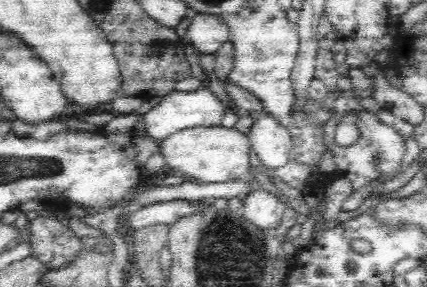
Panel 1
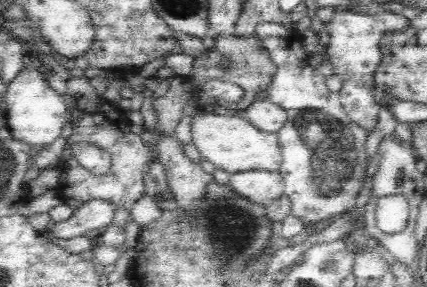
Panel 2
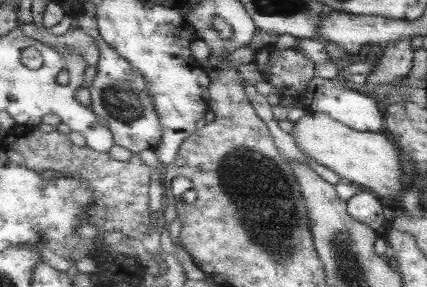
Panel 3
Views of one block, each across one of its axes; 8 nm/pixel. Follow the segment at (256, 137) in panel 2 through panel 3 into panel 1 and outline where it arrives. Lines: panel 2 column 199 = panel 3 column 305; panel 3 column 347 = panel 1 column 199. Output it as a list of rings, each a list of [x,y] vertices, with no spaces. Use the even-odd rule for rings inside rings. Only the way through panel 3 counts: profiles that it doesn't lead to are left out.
[[[222,126],[216,128],[188,128],[180,130],[164,140],[160,140],[160,154],[164,156],[166,168],[186,182],[198,184],[222,184],[238,178],[250,178],[250,138],[240,134],[236,128],[226,130]]]

